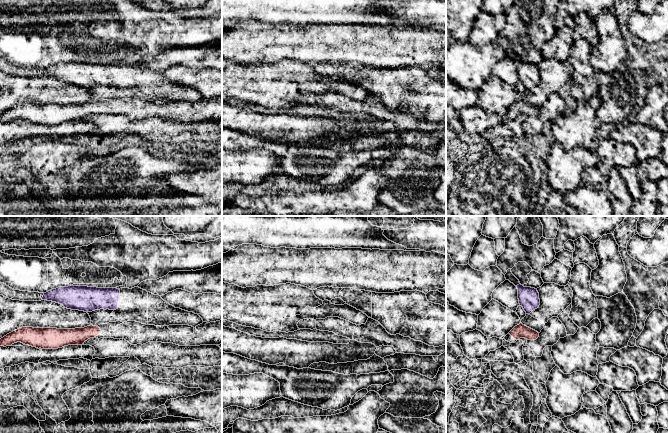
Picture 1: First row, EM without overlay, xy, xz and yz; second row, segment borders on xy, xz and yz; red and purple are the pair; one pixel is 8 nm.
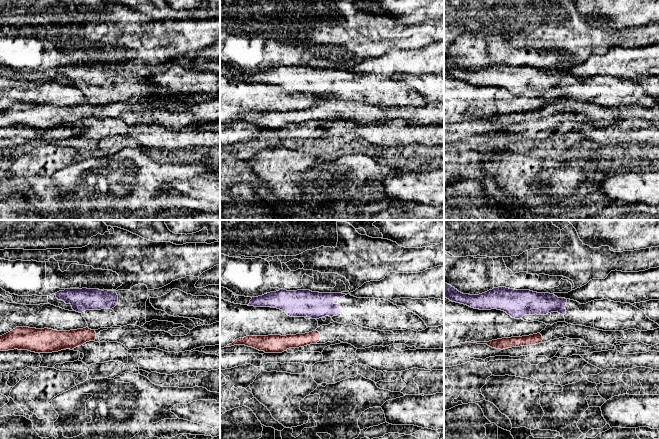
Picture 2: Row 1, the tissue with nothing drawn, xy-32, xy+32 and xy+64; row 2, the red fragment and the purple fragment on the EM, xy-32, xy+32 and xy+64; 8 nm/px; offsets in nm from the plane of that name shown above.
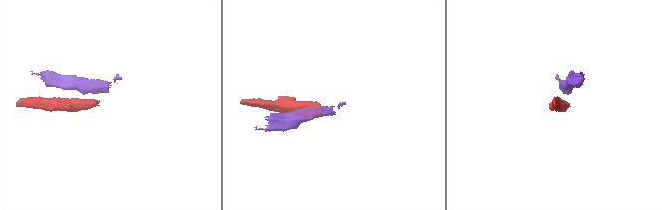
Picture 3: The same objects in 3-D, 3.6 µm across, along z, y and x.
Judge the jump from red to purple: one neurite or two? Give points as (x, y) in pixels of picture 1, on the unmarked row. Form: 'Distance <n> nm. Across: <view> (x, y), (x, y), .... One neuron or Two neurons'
Distance 90 nm. Across: yz (521, 99), (526, 89). Two neurons

